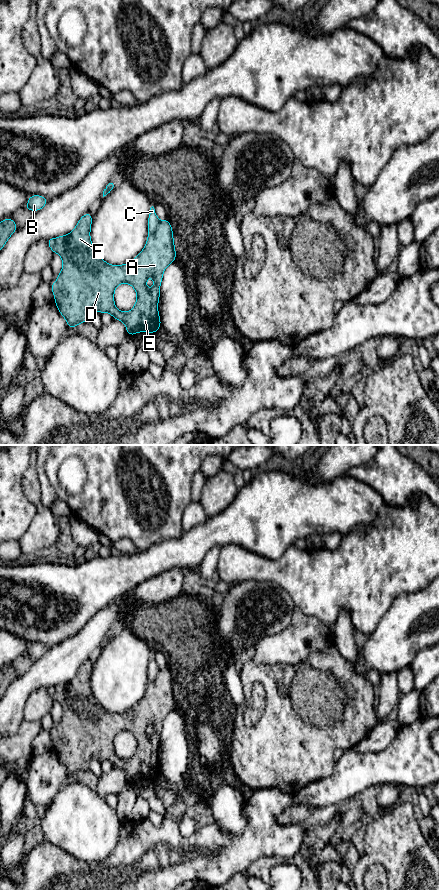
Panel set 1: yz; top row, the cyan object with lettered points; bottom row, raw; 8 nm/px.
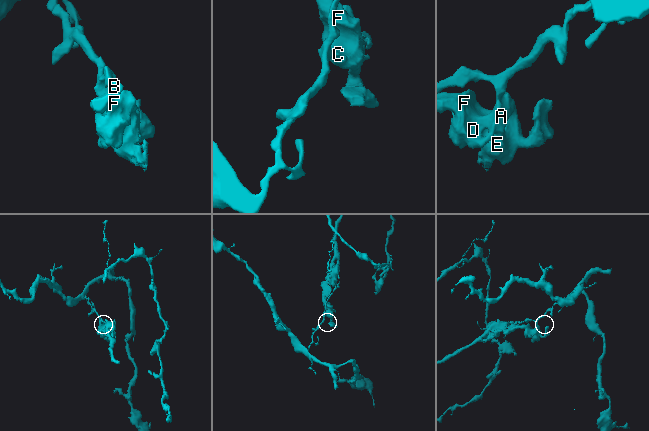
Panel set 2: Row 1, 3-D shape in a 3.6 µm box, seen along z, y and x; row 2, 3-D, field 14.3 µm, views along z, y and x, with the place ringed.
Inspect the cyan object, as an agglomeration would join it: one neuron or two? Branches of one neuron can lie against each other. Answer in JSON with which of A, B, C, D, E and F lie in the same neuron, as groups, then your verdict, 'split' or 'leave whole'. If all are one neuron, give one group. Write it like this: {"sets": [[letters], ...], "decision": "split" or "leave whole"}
{"sets": [["A", "D", "E", "F"], ["B", "C"]], "decision": "split"}

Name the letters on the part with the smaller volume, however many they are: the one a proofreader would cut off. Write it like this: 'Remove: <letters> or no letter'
Remove: A, D, E, F

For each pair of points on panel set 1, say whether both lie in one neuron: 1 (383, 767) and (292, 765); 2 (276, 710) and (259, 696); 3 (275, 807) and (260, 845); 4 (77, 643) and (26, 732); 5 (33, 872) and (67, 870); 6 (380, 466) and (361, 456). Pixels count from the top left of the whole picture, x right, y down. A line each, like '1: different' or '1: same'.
1: different
2: different
3: same
4: different
5: same
6: different

